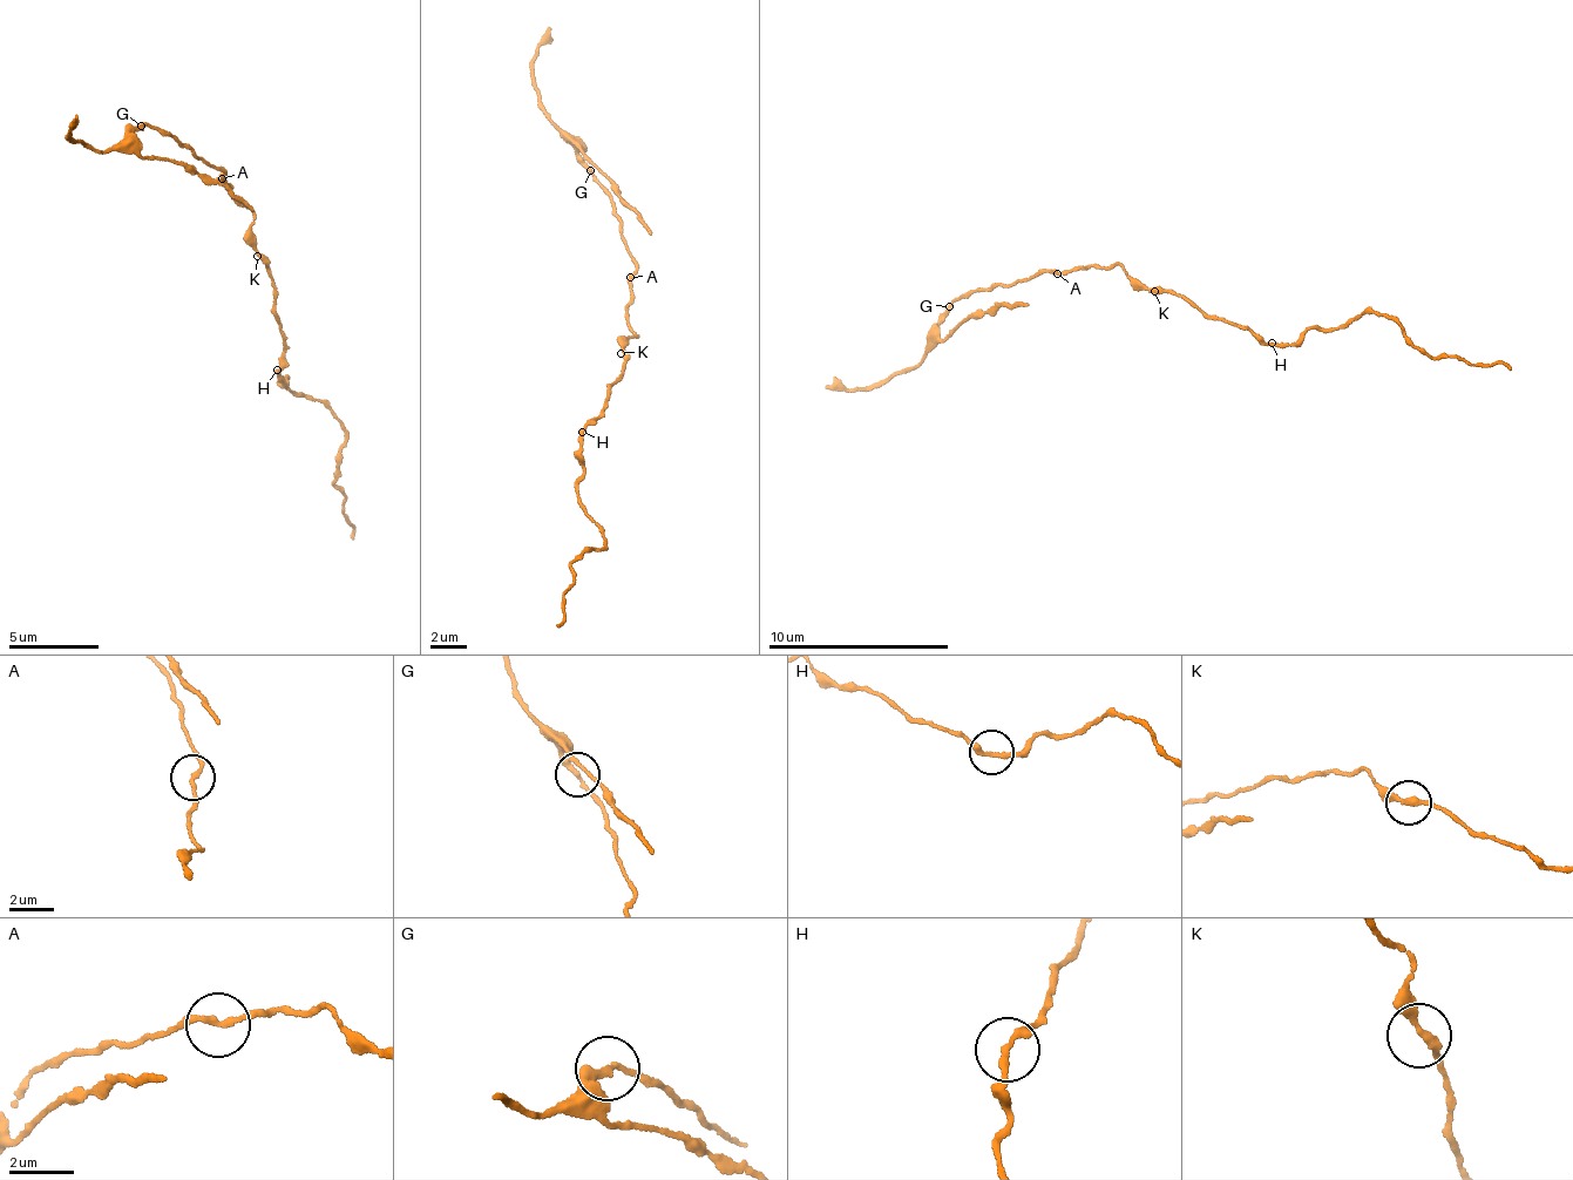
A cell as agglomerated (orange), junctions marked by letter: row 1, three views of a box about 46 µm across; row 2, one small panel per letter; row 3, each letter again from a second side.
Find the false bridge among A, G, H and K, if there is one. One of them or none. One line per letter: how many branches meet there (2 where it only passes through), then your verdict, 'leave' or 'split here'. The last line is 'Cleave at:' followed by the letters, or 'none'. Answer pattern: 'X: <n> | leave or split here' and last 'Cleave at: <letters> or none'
A: 2 | leave
G: 2 | split here
H: 2 | leave
K: 2 | leave
Cleave at: G

